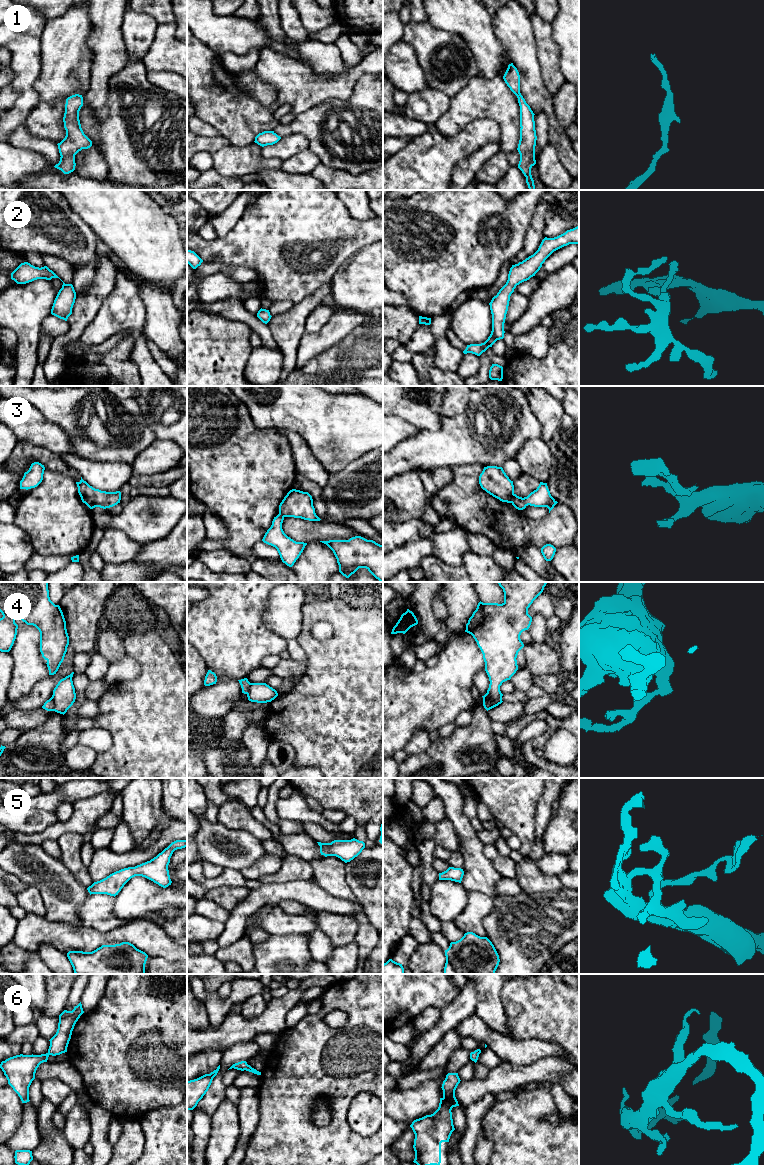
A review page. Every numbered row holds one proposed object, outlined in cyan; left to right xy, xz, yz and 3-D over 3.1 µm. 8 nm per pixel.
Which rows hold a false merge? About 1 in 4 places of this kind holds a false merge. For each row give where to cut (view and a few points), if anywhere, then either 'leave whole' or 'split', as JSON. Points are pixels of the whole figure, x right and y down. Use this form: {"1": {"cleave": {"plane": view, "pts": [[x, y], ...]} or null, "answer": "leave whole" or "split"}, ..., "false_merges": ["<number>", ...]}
{"1": {"cleave": null, "answer": "leave whole"}, "2": {"cleave": null, "answer": "leave whole"}, "3": {"cleave": {"plane": "yz", "pts": [[514, 494], [510, 502]]}, "answer": "split"}, "4": {"cleave": {"plane": "xy", "pts": [[50, 698], [54, 710]]}, "answer": "split"}, "5": {"cleave": null, "answer": "leave whole"}, "6": {"cleave": null, "answer": "leave whole"}, "false_merges": ["3", "4"]}

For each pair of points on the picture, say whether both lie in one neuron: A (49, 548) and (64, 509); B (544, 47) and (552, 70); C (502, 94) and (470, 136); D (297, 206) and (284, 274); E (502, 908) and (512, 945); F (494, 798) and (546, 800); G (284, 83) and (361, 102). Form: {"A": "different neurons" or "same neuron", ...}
{"A": "same neuron", "B": "same neuron", "C": "different neurons", "D": "same neuron", "E": "same neuron", "F": "different neurons", "G": "different neurons"}

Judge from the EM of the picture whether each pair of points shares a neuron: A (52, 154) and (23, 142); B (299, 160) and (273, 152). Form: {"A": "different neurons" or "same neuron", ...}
{"A": "same neuron", "B": "different neurons"}

